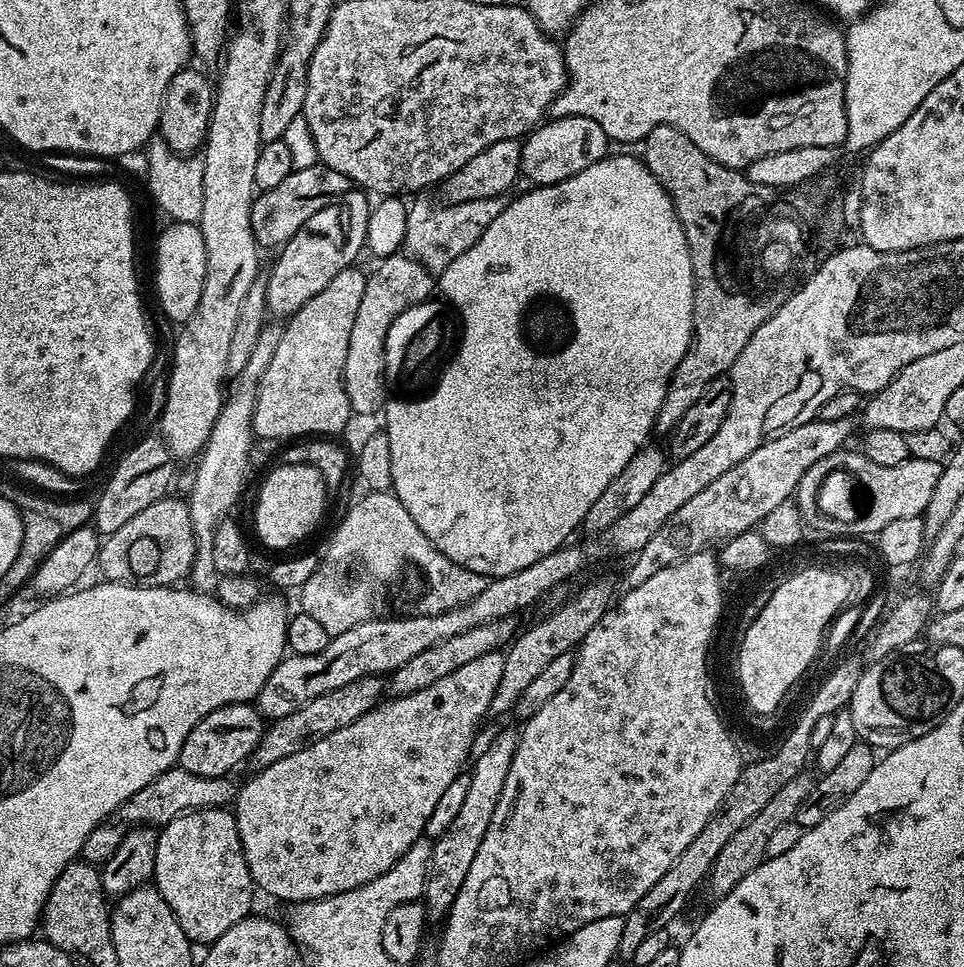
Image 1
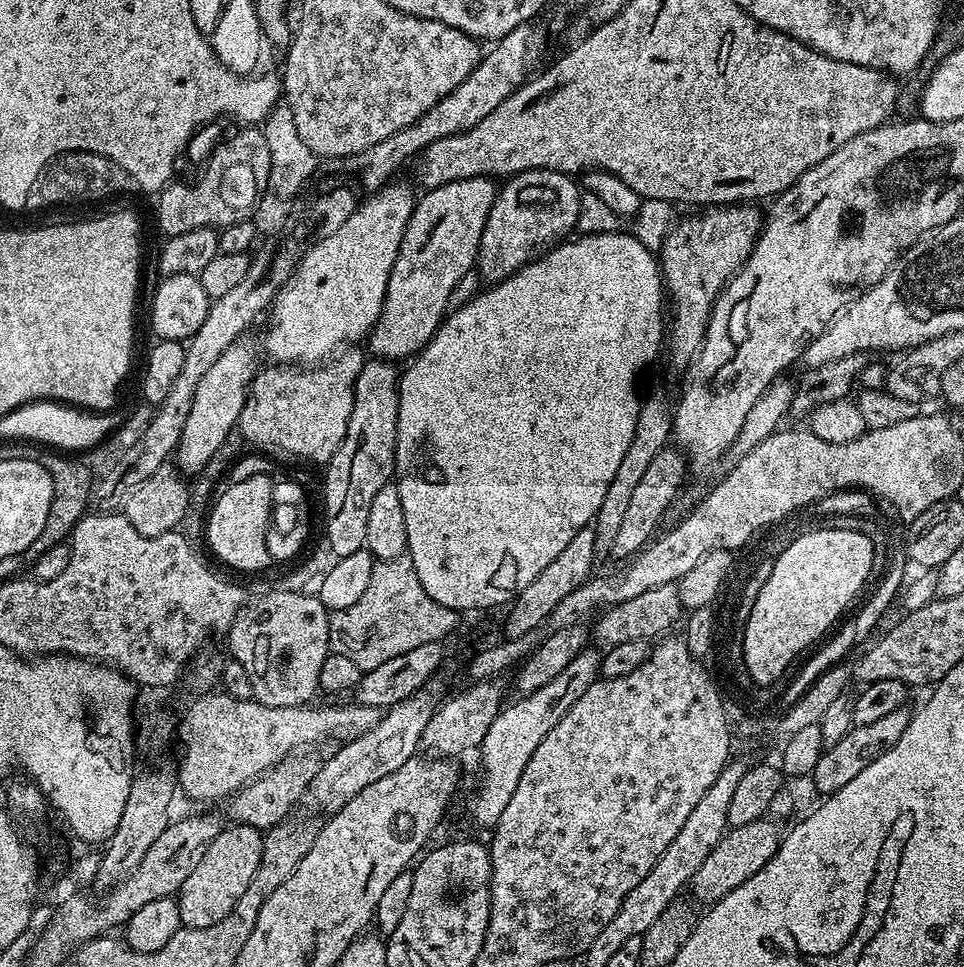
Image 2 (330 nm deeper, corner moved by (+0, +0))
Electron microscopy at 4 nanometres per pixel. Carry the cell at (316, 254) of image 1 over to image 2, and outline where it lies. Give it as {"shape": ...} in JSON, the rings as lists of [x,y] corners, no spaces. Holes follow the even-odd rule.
{"shape":[[[237,342],[230,346],[230,350],[222,350],[218,362],[210,366],[210,371],[203,376],[202,382],[198,382],[198,390],[194,390],[194,406],[190,406],[190,418],[186,418],[180,445],[176,447],[174,453],[175,467],[181,473],[201,472],[206,462],[214,458],[218,446],[226,442],[226,438],[240,423],[242,406],[248,397],[252,379],[256,377],[258,371],[256,352],[250,345],[244,343]]]}

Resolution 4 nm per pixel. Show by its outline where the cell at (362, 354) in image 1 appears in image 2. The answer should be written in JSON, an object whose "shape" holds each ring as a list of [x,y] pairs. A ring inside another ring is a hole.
{"shape":[[[479,176],[469,180],[455,180],[446,186],[429,188],[423,193],[424,196],[421,195],[417,199],[410,214],[410,222],[406,222],[406,230],[402,234],[398,258],[394,258],[394,266],[390,270],[390,282],[386,282],[382,314],[366,337],[366,344],[372,347],[373,357],[393,362],[401,362],[400,360],[404,359],[407,361],[419,354],[432,341],[432,337],[446,319],[446,313],[452,303],[452,291],[454,286],[458,286],[458,278],[462,278],[477,267],[476,255],[480,252],[482,230],[486,226],[490,206],[494,206],[497,191],[497,185],[489,177]]]}

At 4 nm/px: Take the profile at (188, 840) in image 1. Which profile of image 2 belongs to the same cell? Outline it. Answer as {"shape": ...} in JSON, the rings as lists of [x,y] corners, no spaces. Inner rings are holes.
{"shape":[[[238,823],[228,827],[221,830],[218,838],[214,838],[214,842],[201,851],[198,866],[194,866],[190,878],[182,882],[178,903],[183,927],[205,928],[214,926],[214,922],[222,922],[222,918],[234,910],[234,902],[246,894],[246,886],[250,886],[254,878],[254,870],[258,870],[264,845],[261,829]]]}

